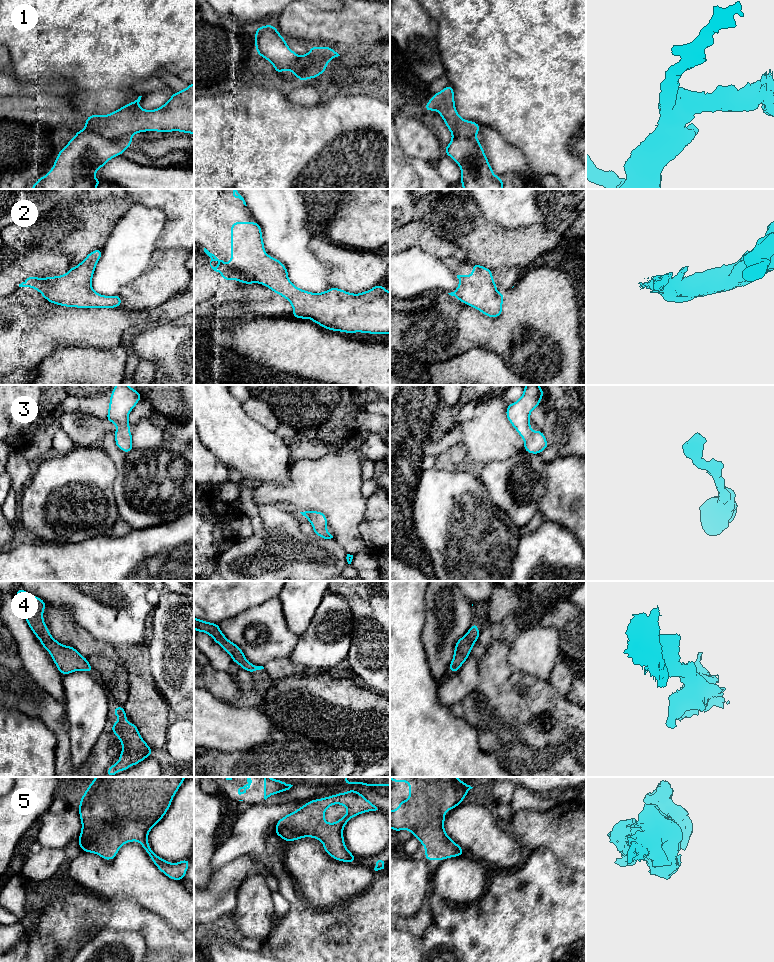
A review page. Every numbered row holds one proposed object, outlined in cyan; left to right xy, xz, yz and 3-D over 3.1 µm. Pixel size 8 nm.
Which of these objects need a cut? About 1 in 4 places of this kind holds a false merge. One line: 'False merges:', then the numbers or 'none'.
False merges: 1

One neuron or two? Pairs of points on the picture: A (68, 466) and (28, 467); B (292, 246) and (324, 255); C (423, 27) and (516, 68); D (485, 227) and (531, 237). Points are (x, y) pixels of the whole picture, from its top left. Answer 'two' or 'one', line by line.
A: two
B: two
C: two
D: one

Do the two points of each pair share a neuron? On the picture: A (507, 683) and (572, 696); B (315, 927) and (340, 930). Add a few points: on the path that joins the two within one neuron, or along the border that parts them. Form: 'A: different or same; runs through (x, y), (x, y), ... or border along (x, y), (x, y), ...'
A: different; border along (566, 697), (575, 704)
B: different; border along (350, 924), (333, 925), (327, 931), (327, 937)

